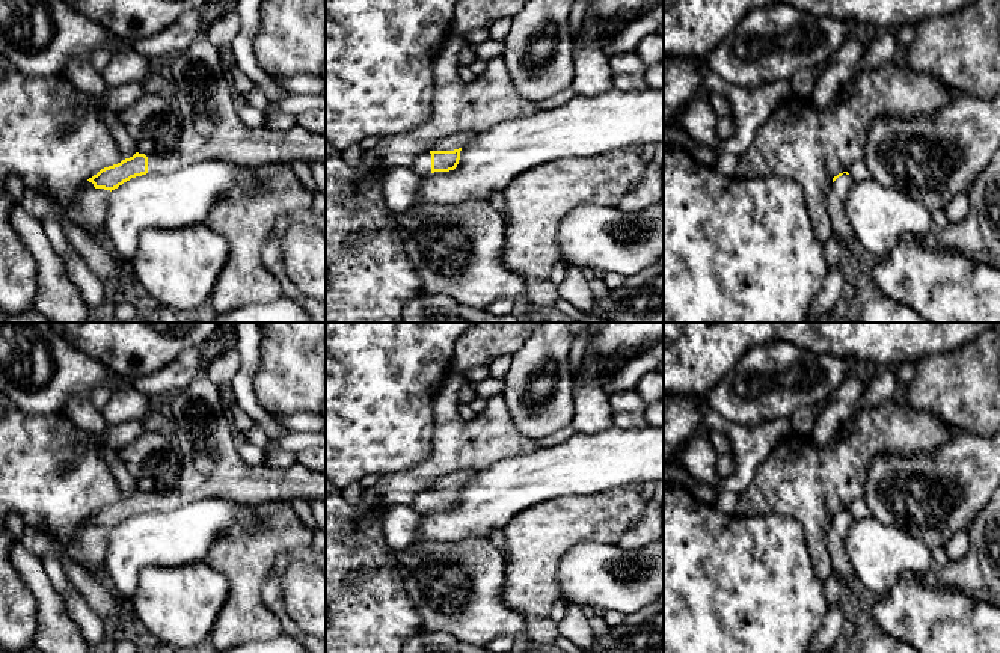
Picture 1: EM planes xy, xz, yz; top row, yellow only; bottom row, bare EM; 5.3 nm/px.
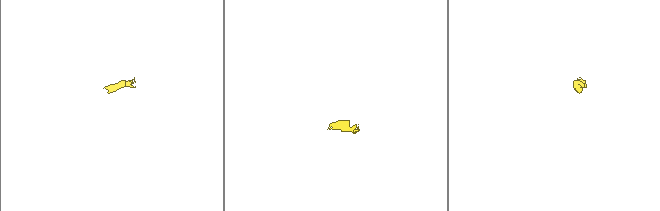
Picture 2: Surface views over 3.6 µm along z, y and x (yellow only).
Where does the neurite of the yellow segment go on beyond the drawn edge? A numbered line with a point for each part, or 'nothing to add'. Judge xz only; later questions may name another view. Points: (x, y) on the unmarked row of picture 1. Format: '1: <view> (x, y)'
1: xz (456, 478)
2: xz (423, 502)

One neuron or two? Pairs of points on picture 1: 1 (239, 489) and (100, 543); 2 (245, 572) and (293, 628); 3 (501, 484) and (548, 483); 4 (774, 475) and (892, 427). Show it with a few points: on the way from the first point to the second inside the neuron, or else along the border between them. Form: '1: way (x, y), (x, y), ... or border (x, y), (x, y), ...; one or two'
1: way (201, 486), (190, 486), (169, 502), (124, 508); one
2: border (279, 620), (282, 632); two
3: way (513, 484), (536, 483); one
4: way (803, 475), (828, 475), (863, 441); one

